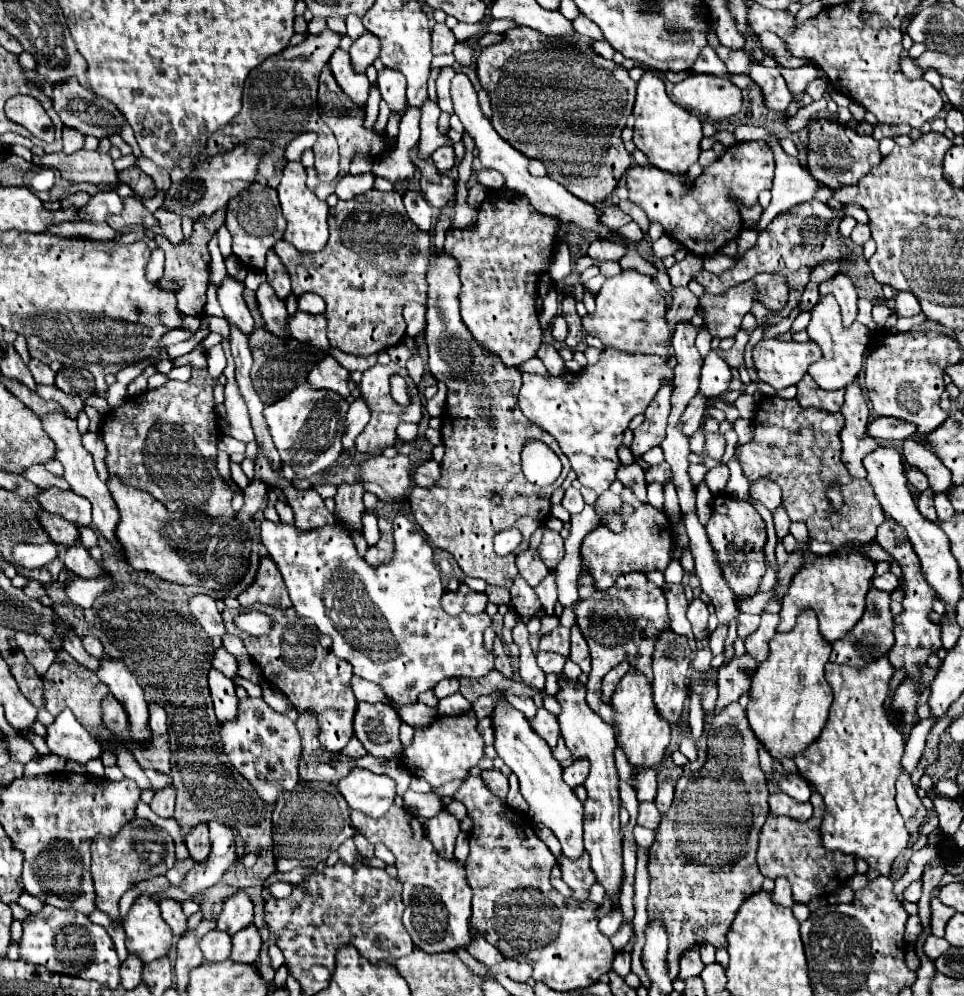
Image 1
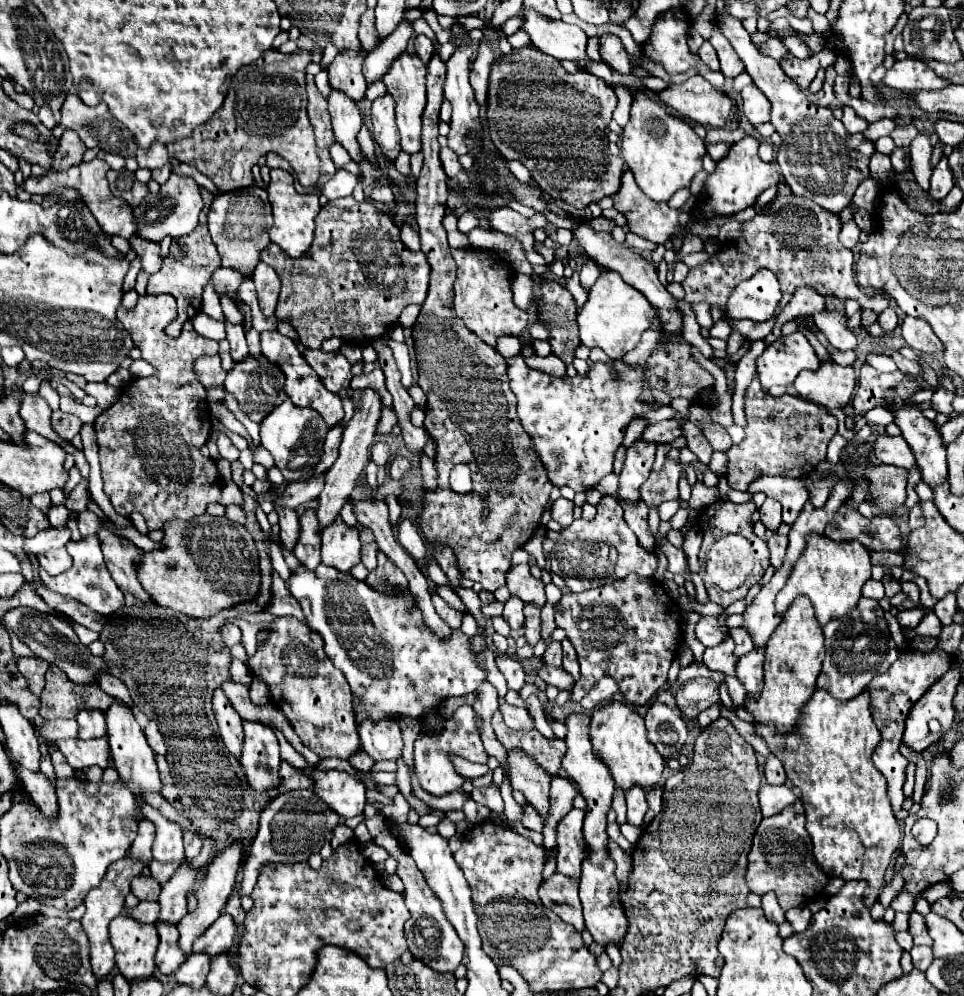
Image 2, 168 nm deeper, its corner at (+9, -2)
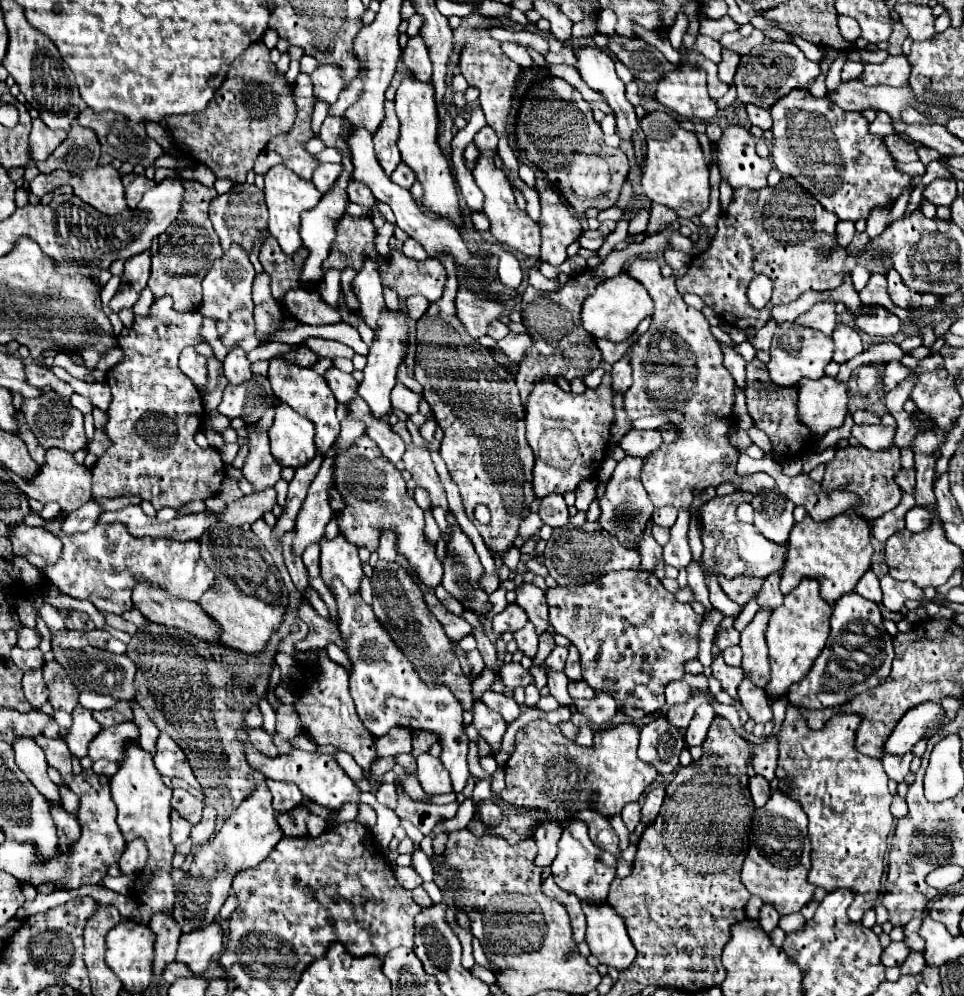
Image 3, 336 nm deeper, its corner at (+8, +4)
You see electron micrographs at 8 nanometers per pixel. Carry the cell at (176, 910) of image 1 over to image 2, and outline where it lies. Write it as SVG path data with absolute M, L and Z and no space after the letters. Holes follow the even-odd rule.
M157 923L157 931L161 937L161 943L155 955L155 963L163 975L173 975L187 961L187 955L179 949L177 927Z

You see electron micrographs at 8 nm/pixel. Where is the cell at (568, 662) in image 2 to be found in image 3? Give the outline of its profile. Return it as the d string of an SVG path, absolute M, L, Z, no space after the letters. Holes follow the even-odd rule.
M570 645L568 651L570 651L570 655L568 655L568 659L566 659L566 669L564 669L564 673L568 675L570 681L578 681L578 679L582 679L582 677L580 677L580 655L578 655L578 649L576 649L574 645Z

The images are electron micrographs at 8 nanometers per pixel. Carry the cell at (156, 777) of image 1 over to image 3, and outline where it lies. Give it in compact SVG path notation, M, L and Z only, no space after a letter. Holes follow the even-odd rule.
M174 789L172 807L174 807L176 811L180 811L180 815L186 817L190 823L198 823L204 805L202 805L202 801L196 799L190 791L186 791L186 789Z

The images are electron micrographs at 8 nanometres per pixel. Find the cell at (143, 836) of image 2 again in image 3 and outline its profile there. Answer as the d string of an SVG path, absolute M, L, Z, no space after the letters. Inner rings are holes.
M136 839L134 843L126 845L126 851L120 859L120 869L128 877L136 877L140 873L140 867L144 867L148 859L148 849L144 847L142 839Z

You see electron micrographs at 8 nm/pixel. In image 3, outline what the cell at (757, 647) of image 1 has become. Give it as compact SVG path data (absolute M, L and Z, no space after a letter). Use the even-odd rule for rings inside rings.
M744 675L744 681L738 687L738 701L756 723L766 723L772 719L772 711L768 707L768 697L764 689L756 687L752 679L748 679L748 675Z

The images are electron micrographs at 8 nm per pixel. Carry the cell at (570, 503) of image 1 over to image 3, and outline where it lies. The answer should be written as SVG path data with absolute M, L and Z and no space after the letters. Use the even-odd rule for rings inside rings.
M548 495L548 497L544 497L538 513L540 513L542 521L546 525L550 525L550 527L564 527L570 521L568 505L566 505L562 495Z

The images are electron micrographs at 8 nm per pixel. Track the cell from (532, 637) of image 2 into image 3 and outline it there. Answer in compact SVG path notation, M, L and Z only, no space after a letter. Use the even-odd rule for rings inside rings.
M528 621L520 631L514 633L514 639L518 641L518 647L528 655L528 657L534 657L536 651L538 651L538 635L536 635L536 629L532 627L532 623Z

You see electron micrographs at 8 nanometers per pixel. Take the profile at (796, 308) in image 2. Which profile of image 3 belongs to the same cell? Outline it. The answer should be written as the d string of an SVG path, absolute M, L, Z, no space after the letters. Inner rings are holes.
M770 319L760 331L756 331L756 341L752 341L752 347L754 347L754 349L764 349L764 351L768 351L776 327L778 327L778 323L776 323L774 319Z

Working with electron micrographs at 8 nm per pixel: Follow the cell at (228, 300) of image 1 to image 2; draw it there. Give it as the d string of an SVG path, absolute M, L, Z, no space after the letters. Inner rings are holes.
M227 323L227 341L229 341L229 353L231 353L231 359L235 363L243 361L247 357L247 341L245 341L245 333L243 333L243 327L241 325L231 325Z

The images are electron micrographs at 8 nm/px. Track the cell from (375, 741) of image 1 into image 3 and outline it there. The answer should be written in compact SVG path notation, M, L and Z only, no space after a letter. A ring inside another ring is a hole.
M392 727L388 735L374 739L378 757L394 757L396 753L410 753L412 751L412 731L408 727Z

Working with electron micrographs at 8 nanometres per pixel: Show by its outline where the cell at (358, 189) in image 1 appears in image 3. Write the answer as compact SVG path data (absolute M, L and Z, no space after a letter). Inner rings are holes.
M322 163L322 165L314 171L312 183L316 185L316 189L318 189L320 193L326 193L328 187L332 187L332 183L336 183L336 177L340 177L340 171L344 171L340 163Z

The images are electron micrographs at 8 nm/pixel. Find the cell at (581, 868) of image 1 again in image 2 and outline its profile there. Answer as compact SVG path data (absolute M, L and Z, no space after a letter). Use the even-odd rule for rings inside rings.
M549 877L539 887L539 901L557 913L565 923L571 923L579 933L583 931L583 913L577 895L577 881L567 877Z

